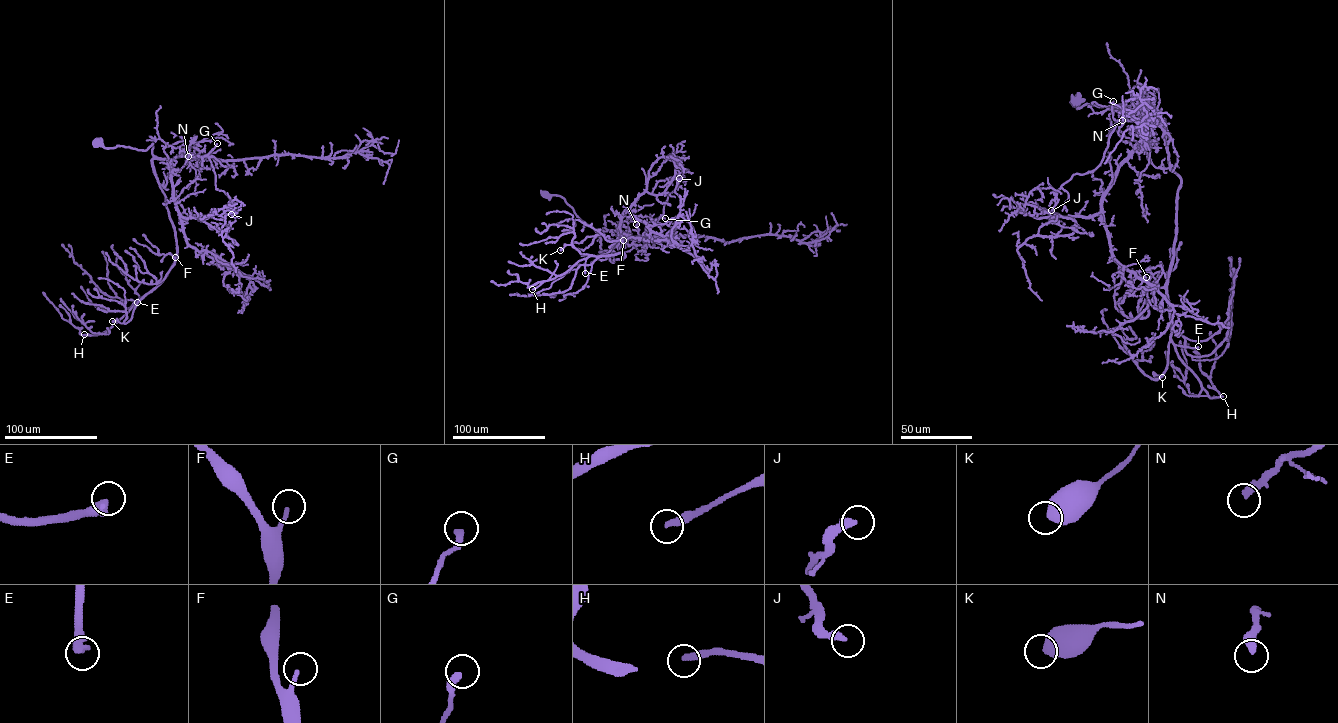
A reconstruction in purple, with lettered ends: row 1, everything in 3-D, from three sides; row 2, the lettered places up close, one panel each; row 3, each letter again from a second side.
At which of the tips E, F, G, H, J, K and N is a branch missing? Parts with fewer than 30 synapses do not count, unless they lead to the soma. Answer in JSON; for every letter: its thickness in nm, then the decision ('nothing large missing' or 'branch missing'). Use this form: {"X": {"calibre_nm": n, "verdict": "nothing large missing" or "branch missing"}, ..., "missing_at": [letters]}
{"E": {"calibre_nm": 440, "verdict": "branch missing"}, "F": {"calibre_nm": 170, "verdict": "branch missing"}, "G": {"calibre_nm": 320, "verdict": "nothing large missing"}, "H": {"calibre_nm": 320, "verdict": "branch missing"}, "J": {"calibre_nm": 320, "verdict": "nothing large missing"}, "K": {"calibre_nm": 600, "verdict": "nothing large missing"}, "N": {"calibre_nm": 360, "verdict": "nothing large missing"}, "missing_at": ["E", "F", "H"]}

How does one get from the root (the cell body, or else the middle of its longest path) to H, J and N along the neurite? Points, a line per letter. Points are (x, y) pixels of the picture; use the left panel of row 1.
H: (96, 143), (138, 150), (152, 143), (176, 255), (167, 276), (116, 322), (84, 334)
J: (96, 143), (138, 150), (152, 143), (152, 154), (162, 158), (208, 156), (215, 187), (229, 199), (231, 214)
N: (96, 143), (106, 148), (138, 150), (146, 150), (152, 143), (154, 156), (173, 159), (191, 153), (188, 156)

